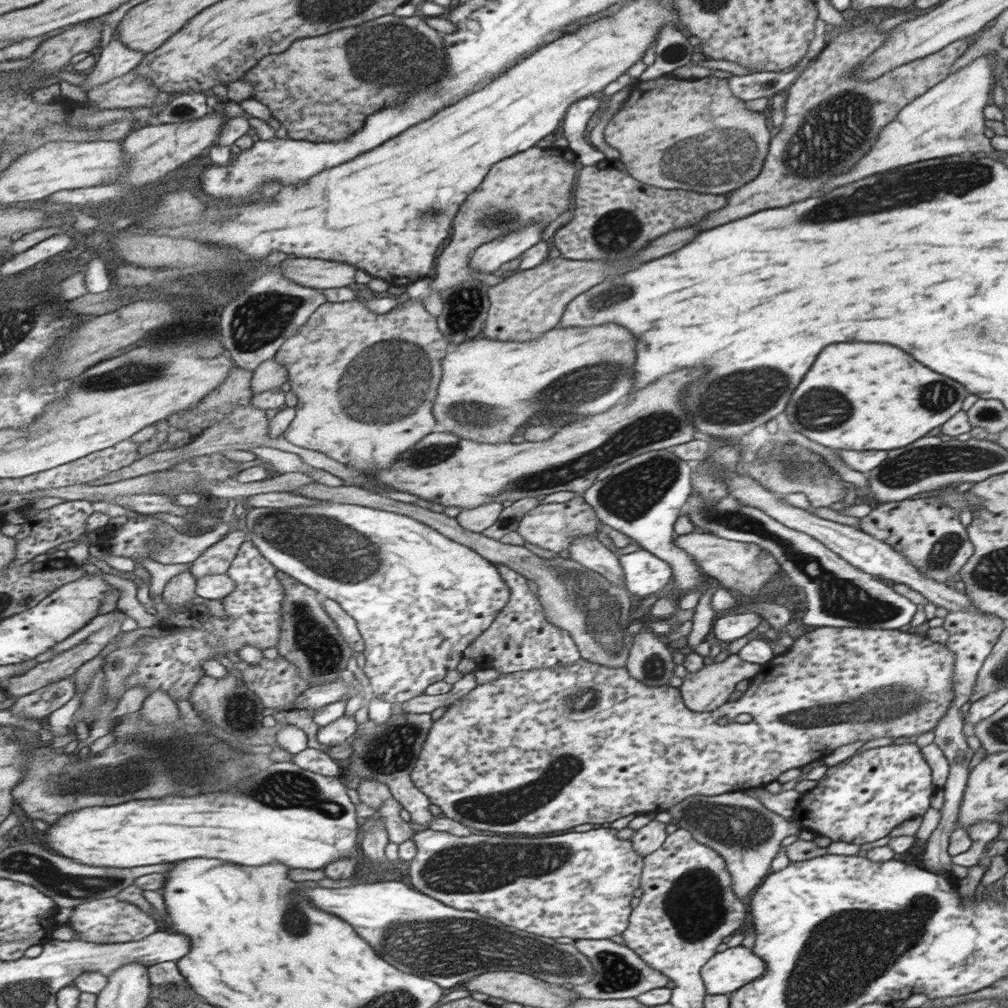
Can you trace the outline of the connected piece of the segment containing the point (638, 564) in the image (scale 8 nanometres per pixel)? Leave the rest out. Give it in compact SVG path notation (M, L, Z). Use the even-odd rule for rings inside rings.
M644 548L620 555L619 561L631 595L649 597L661 593L672 579L669 563Z

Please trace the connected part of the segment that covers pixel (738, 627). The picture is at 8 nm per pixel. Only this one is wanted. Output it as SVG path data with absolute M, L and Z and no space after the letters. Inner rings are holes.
M753 612L742 613L741 615L726 615L723 619L713 621L711 634L720 641L732 642L756 630L758 621L758 615Z

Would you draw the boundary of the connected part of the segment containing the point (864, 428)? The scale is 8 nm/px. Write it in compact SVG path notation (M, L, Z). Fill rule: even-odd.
M844 342L830 346L830 350L822 350L818 366L814 366L814 370L806 374L806 382L793 391L794 402L788 403L785 412L792 430L833 450L894 450L912 444L960 413L962 402L968 396L966 390L962 383L932 372L896 346Z

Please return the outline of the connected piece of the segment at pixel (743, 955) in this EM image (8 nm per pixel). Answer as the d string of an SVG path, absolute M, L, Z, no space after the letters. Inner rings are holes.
M741 945L718 952L701 969L701 974L705 979L707 994L731 995L741 986L758 978L764 969L765 962Z

